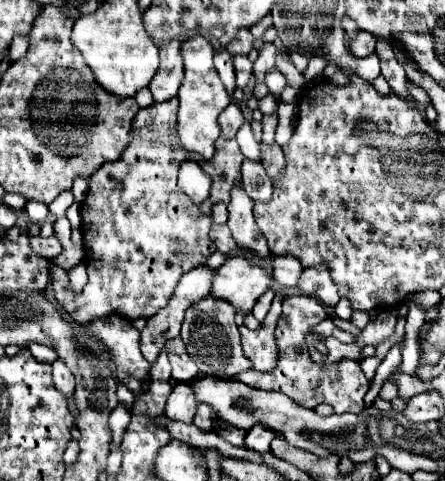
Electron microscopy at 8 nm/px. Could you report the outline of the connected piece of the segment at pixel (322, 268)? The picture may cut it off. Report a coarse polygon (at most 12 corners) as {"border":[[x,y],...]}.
{"border":[[326,264],[304,268],[298,288],[326,306],[340,300]]}

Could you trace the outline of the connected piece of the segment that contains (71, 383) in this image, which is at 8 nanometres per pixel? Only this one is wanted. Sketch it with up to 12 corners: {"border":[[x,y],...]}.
{"border":[[64,360],[52,362],[54,386],[62,394],[72,394],[76,380]]}

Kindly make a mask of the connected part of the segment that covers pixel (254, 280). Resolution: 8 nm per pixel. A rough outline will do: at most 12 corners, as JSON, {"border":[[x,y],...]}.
{"border":[[230,256],[210,294],[250,314],[274,276],[256,258]]}

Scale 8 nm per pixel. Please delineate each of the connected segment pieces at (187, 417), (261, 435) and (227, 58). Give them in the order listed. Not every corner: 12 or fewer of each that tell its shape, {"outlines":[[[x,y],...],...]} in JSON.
{"outlines":[[[178,382],[166,402],[166,418],[192,422],[196,398],[190,382]],[[262,426],[246,432],[246,448],[266,454],[274,432]],[[226,48],[216,52],[214,64],[232,96],[236,74]]]}

